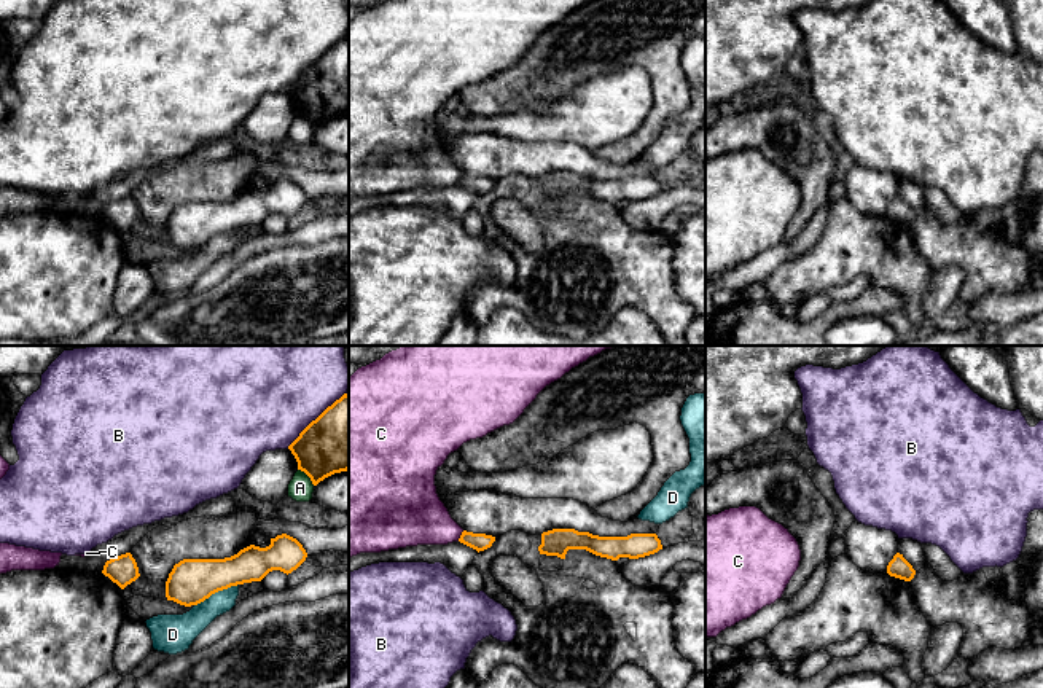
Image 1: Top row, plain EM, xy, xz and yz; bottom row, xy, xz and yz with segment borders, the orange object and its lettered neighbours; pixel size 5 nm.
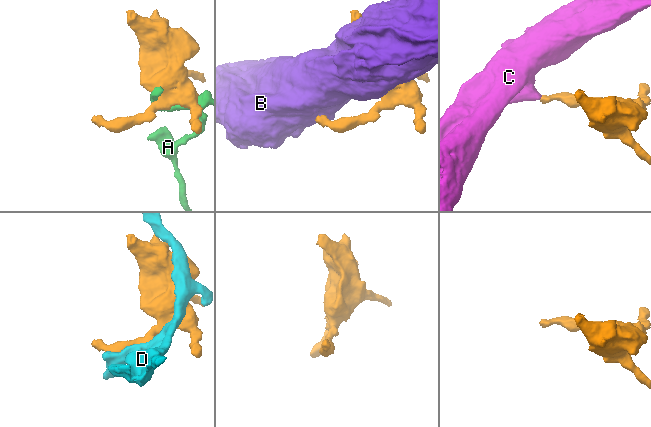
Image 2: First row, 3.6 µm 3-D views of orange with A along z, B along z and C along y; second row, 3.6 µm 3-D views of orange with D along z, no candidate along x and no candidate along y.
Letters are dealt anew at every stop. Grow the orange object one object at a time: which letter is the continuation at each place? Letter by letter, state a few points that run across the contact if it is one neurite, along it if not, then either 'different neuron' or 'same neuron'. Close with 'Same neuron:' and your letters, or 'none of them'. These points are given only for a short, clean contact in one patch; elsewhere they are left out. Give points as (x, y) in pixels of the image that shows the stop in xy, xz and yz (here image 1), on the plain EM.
A: different neuron
B: different neuron
C: xz (464, 174), (457, 183) | different neuron
D: different neuron
Same neuron: none of them

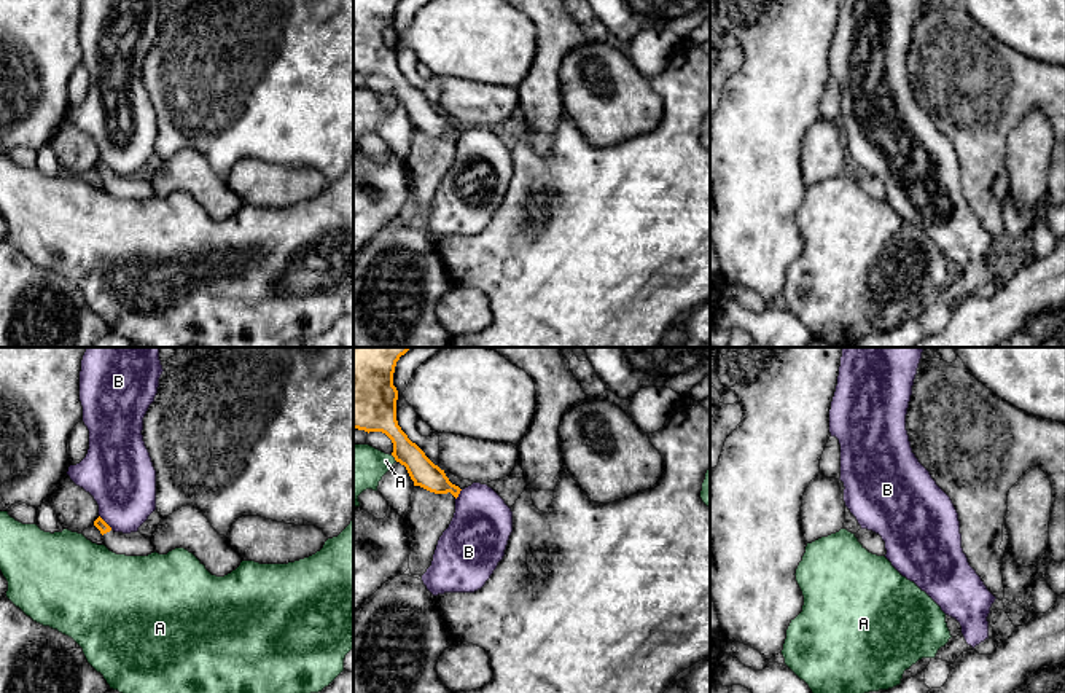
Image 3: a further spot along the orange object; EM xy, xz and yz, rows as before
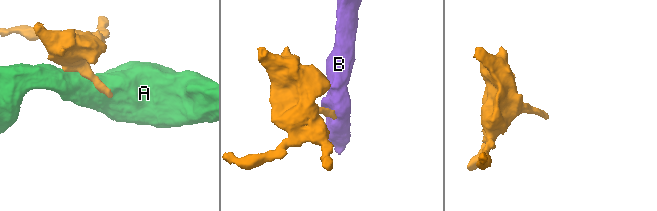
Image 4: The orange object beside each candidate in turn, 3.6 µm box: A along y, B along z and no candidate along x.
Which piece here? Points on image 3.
A: xz (392, 97), (397, 104) | different neuron
B: xy (99, 158), (112, 172) | different neuron
Same neuron: none of them

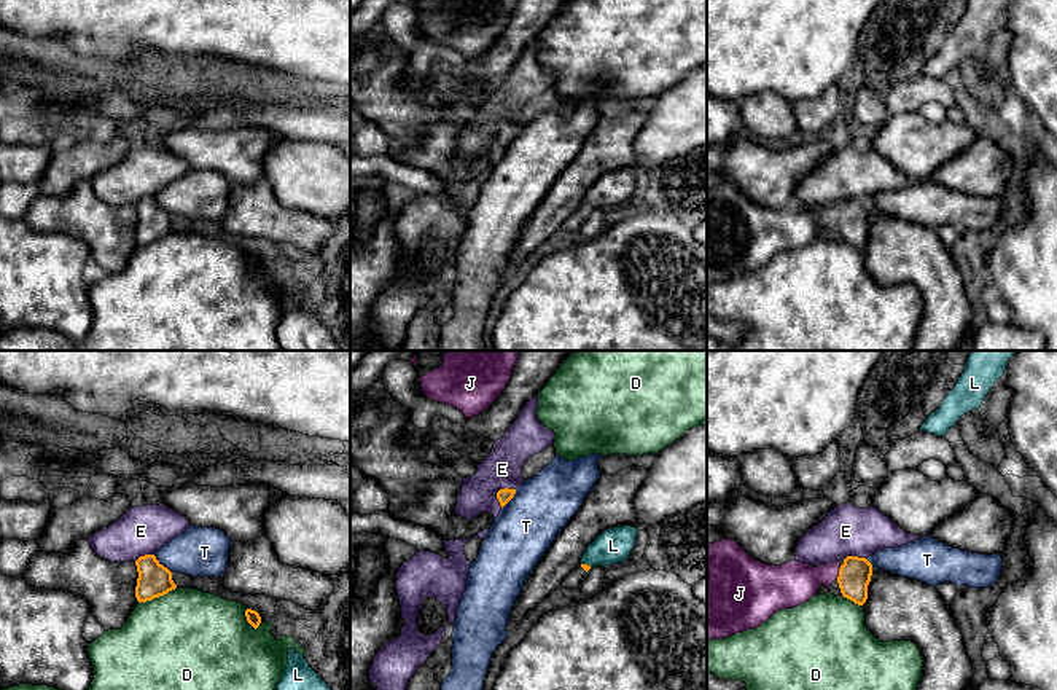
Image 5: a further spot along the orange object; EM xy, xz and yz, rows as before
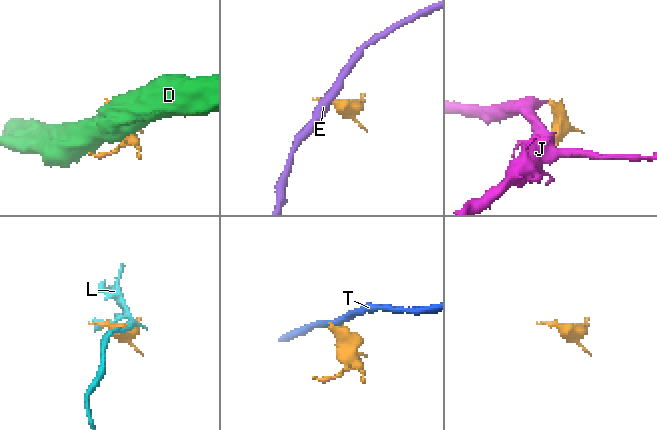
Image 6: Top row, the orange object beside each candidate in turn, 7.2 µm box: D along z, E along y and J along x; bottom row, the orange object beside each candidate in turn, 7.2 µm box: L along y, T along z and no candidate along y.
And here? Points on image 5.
D: different neuron
E: xz (514, 131), (502, 131), (497, 136), (500, 150) | different neuron
J: yz (855, 217), (839, 215), (828, 215), (791, 227) | same neuron
L: different neuron
T: xy (153, 198), (171, 215) | different neuron
Same neuron: J

